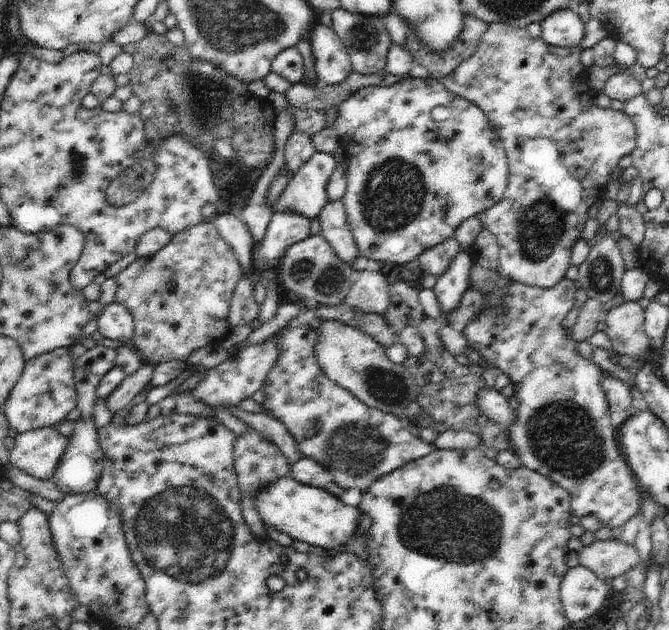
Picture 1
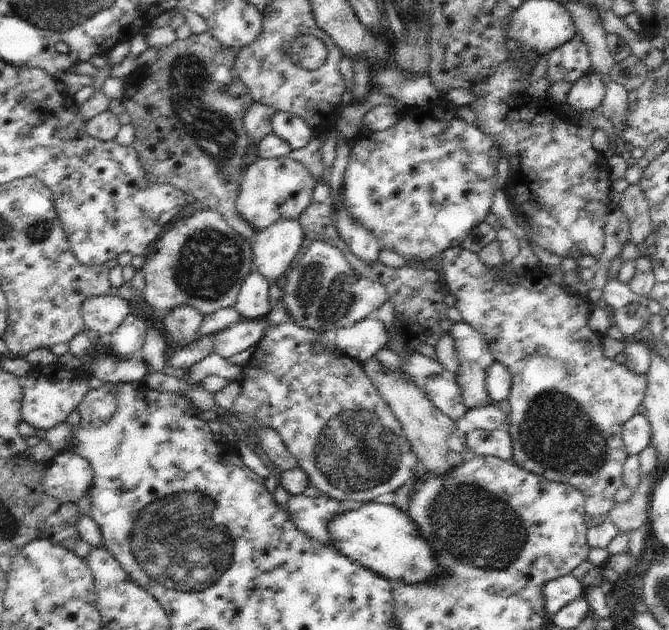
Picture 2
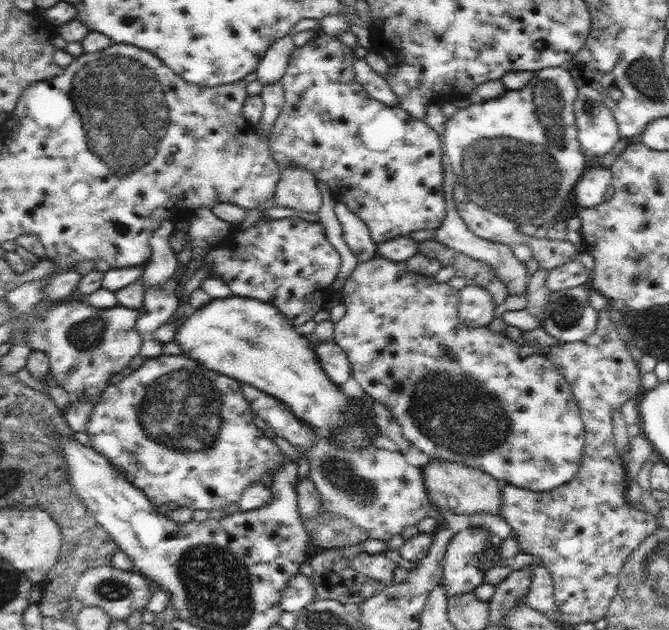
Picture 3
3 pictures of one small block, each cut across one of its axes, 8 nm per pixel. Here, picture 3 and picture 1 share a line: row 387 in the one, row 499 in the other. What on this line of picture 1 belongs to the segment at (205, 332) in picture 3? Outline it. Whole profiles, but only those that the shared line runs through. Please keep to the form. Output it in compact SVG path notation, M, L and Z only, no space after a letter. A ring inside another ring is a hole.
M289 476L263 486L255 492L253 498L255 512L259 514L263 526L271 526L293 540L307 542L313 548L323 548L325 552L349 544L357 532L355 518L361 514L357 506L345 506L345 502L335 498L331 492L301 484Z

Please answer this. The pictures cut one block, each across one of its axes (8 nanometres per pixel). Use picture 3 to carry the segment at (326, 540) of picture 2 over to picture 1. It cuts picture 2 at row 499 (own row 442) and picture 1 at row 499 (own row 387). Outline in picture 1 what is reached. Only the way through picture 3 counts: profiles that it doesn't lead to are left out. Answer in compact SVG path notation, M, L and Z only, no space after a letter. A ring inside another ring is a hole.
M245 426L245 430L237 436L235 444L233 444L233 466L235 466L235 472L237 472L237 478L239 478L239 488L241 488L241 508L243 508L243 520L249 528L249 532L261 540L261 542L267 542L267 532L263 528L263 522L259 520L259 514L255 512L255 492L261 490L263 486L279 480L279 478L285 478L289 474L289 462L287 458L281 454L281 450L269 442L267 438L261 436L259 430L251 430L249 426Z

